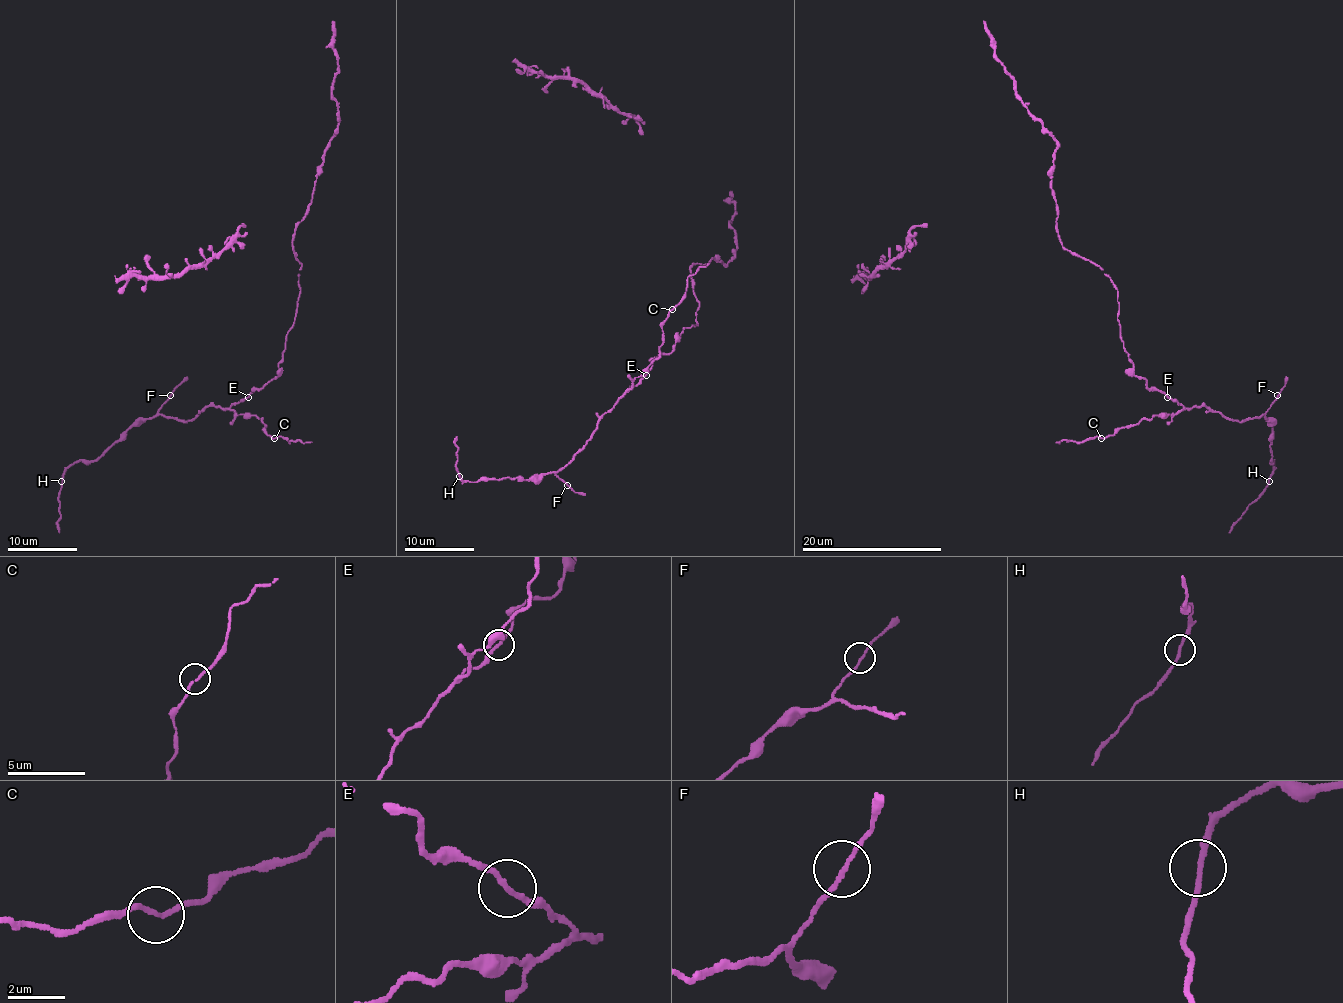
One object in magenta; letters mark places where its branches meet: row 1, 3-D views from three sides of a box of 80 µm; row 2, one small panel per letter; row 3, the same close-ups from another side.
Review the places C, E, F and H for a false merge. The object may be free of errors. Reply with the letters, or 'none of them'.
none of them

